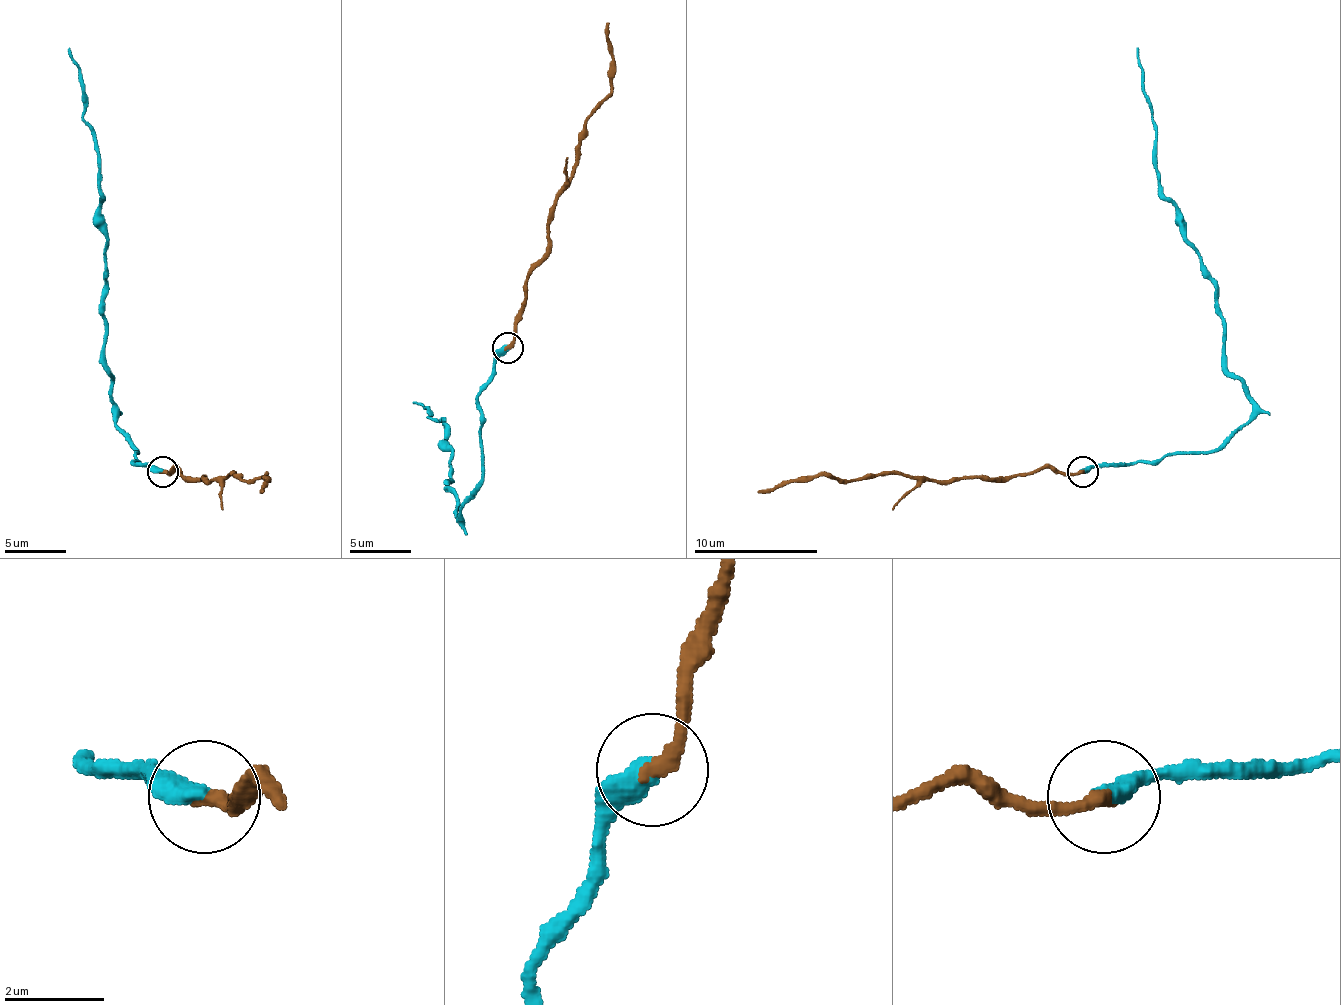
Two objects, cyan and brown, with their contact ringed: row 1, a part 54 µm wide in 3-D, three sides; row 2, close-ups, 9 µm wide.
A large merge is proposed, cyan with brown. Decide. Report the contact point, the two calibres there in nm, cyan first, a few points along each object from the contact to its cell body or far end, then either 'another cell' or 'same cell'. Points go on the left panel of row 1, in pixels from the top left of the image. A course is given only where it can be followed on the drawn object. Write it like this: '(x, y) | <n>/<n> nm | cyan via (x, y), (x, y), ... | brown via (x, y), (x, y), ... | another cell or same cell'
(162, 471) | 480/320 nm | cyan via (161, 472), (133, 463), (137, 453), (112, 410), (96, 132), (84, 119), (81, 73), (68, 48) | brown via (161, 472), (174, 469), (180, 475), (205, 481), (220, 481), (226, 475), (254, 481), (266, 475), (260, 494) | same cell

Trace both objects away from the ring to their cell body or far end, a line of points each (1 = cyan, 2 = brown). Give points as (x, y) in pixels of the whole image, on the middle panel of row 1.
1: (506, 348), (478, 398), (482, 478), (457, 518), (451, 490), (451, 450), (444, 444), (444, 425), (413, 401)
2: (506, 348), (525, 299), (525, 277), (546, 249), (550, 206), (571, 175), (584, 119), (611, 91), (605, 23)

